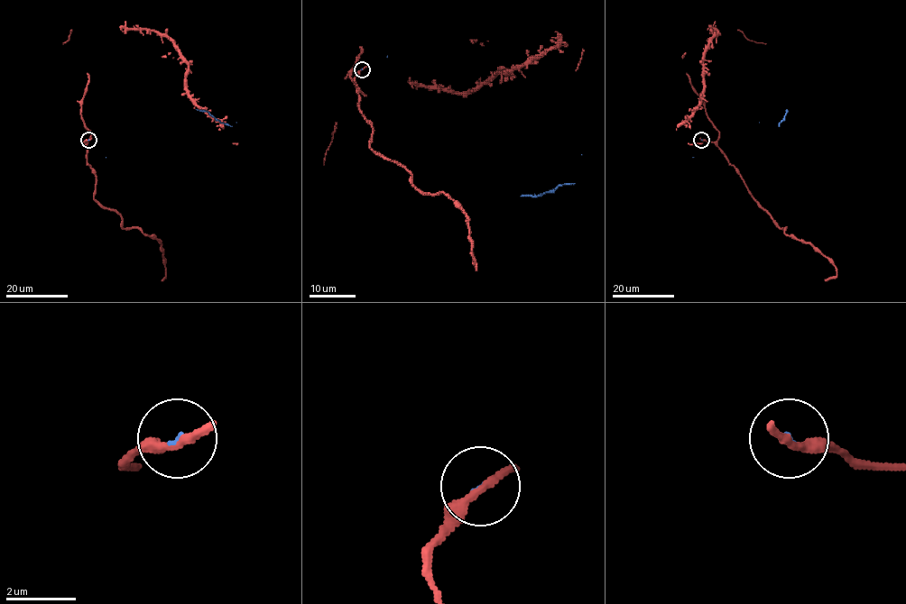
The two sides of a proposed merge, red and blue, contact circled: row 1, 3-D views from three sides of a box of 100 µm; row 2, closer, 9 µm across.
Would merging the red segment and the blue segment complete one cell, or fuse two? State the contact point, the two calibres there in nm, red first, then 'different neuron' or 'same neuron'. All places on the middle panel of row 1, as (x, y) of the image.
at (362, 69); 240 nm thick on the red side, 60 nm on the other; different neuron

